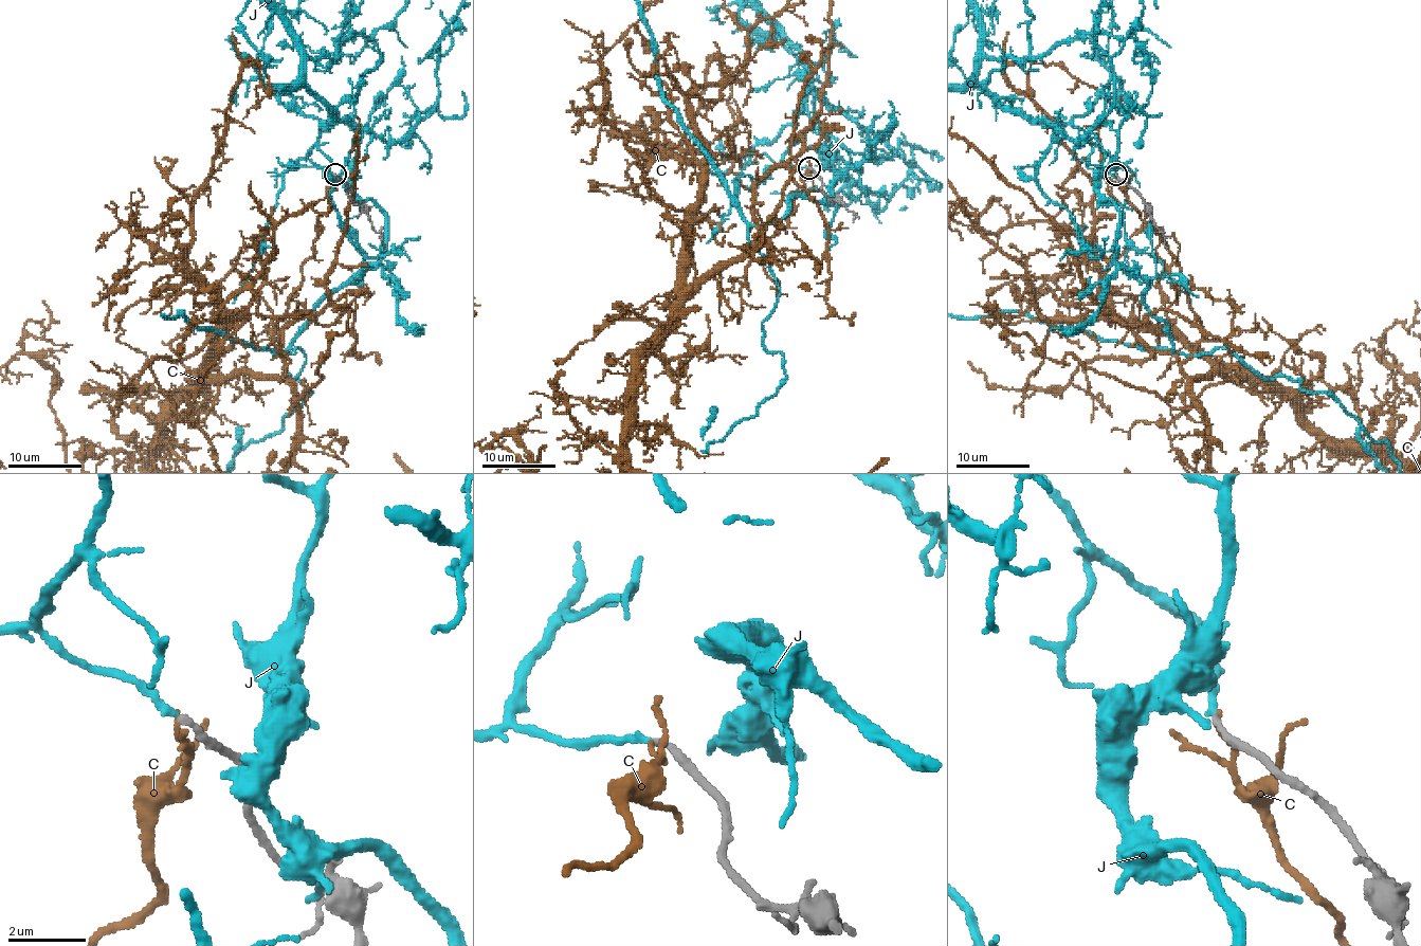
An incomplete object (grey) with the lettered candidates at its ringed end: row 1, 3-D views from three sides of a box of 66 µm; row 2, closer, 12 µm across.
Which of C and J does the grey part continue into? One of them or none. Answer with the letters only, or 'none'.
J

